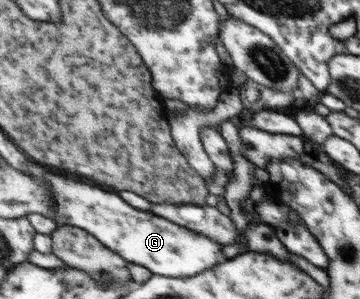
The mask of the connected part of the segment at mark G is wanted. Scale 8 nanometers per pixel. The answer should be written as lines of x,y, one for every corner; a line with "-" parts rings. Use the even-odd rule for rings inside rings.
30,158
21,171
41,178
49,186
55,200
58,226
70,225
86,230
104,246
117,251
129,263
145,266
153,271
154,275
172,278
196,277
197,274
216,268
220,262
226,260
220,252
223,245
216,239
170,222
169,219
159,217
150,210
141,211
128,206
118,194
74,182
66,178
66,175
52,174
48,172
48,168
34,164

